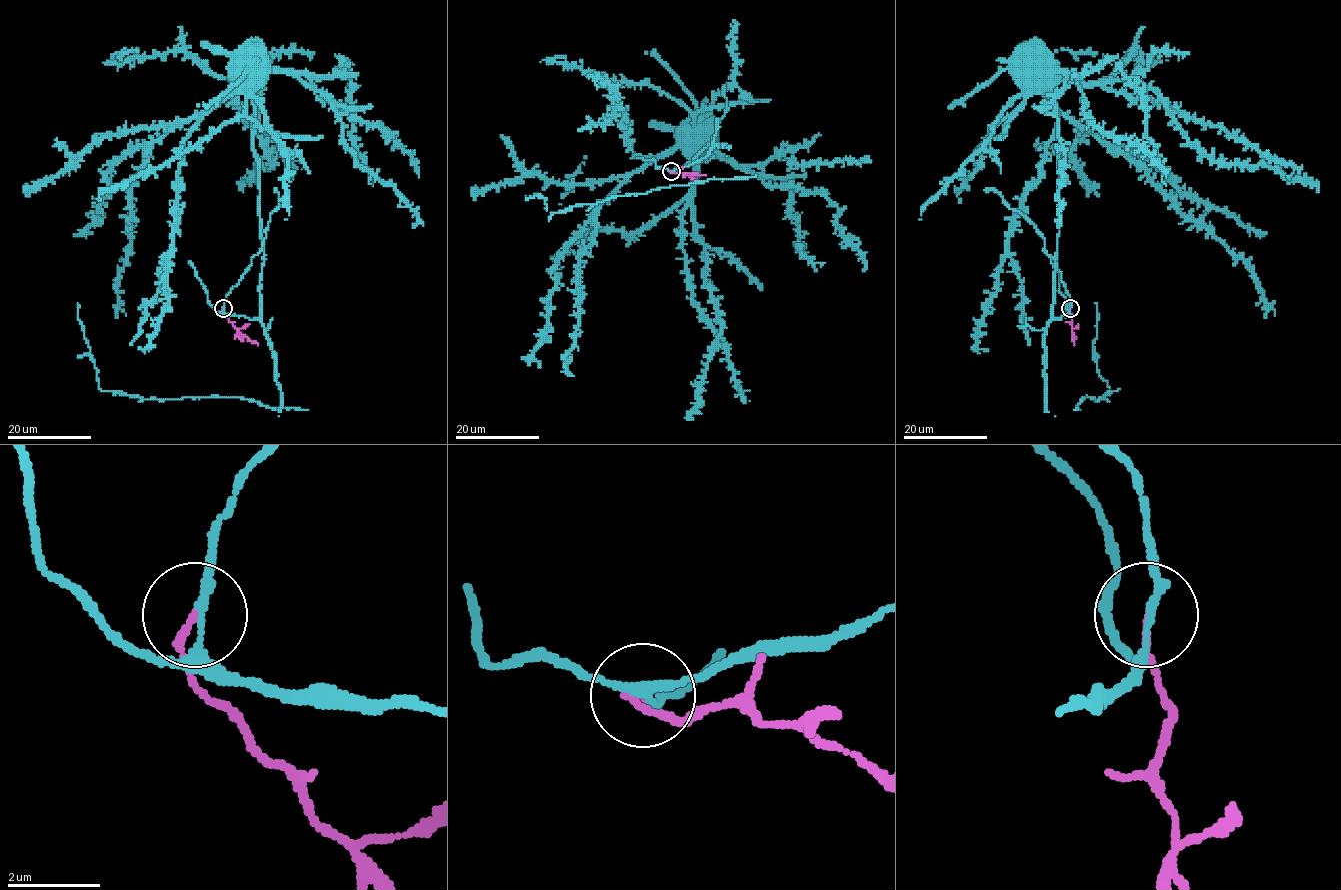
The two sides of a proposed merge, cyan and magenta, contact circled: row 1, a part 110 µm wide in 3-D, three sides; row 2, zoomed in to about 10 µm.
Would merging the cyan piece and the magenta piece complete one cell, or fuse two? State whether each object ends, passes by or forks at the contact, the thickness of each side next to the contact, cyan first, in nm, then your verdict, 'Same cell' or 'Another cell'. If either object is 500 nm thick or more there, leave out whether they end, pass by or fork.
At the ring cyan forks. At the ring magenta ends. Thickness 130 nm (cyan) against 160 nm. Another cell

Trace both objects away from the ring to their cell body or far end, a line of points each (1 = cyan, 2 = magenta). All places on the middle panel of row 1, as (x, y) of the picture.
1: (670, 171), (711, 156), (677, 147), (661, 154), (595, 213), (565, 360), (574, 375)
2: (670, 171), (706, 174)

